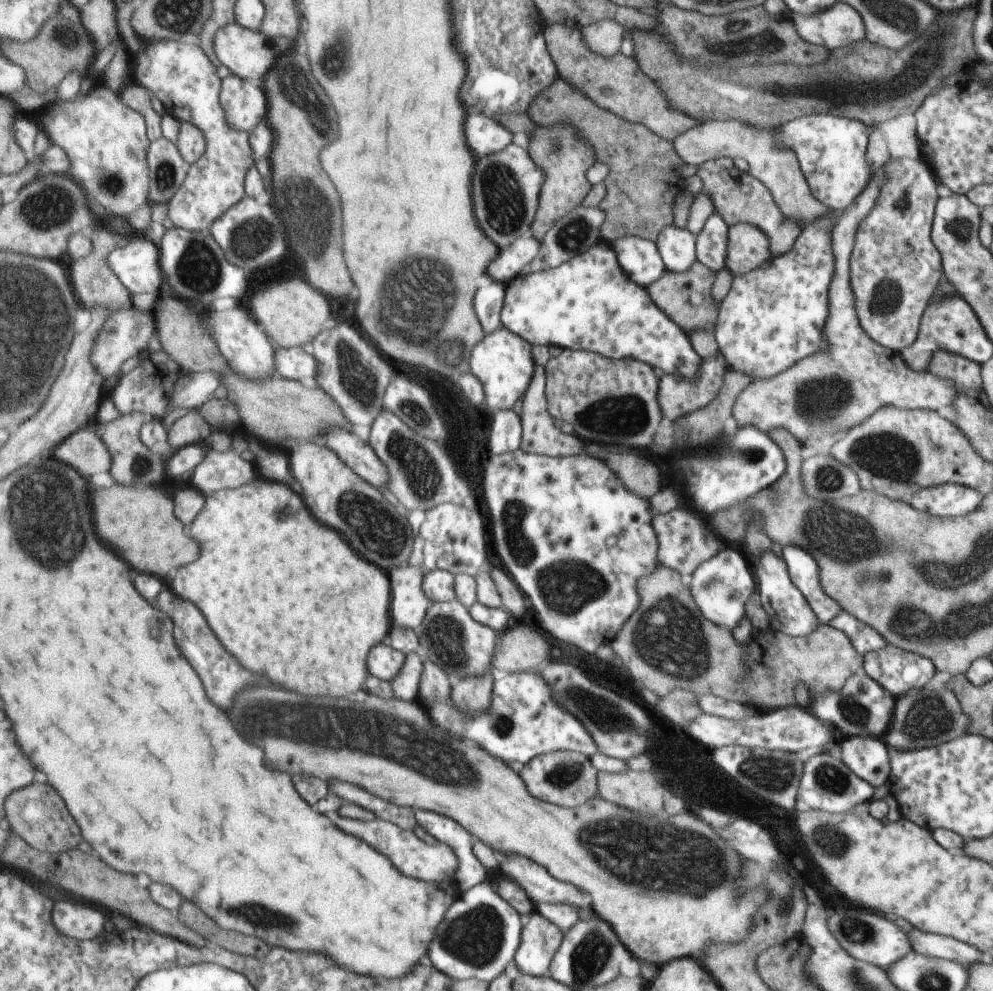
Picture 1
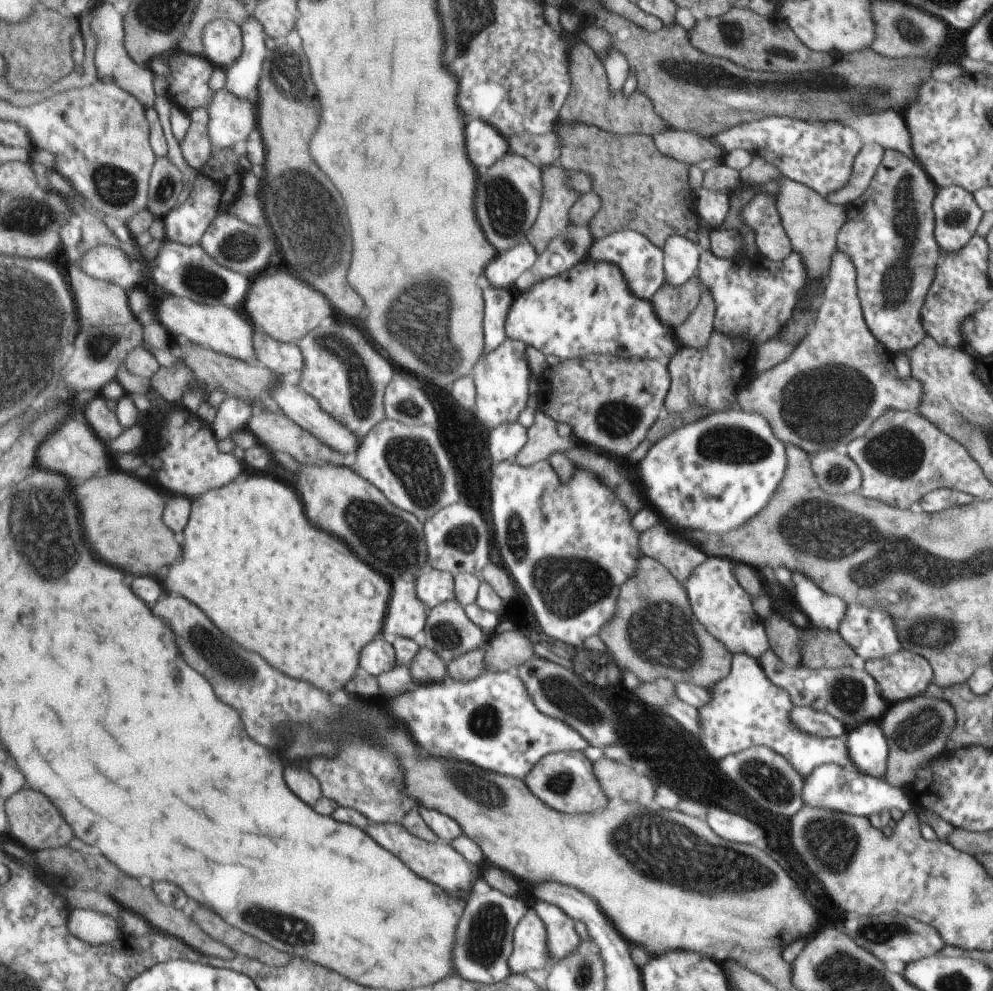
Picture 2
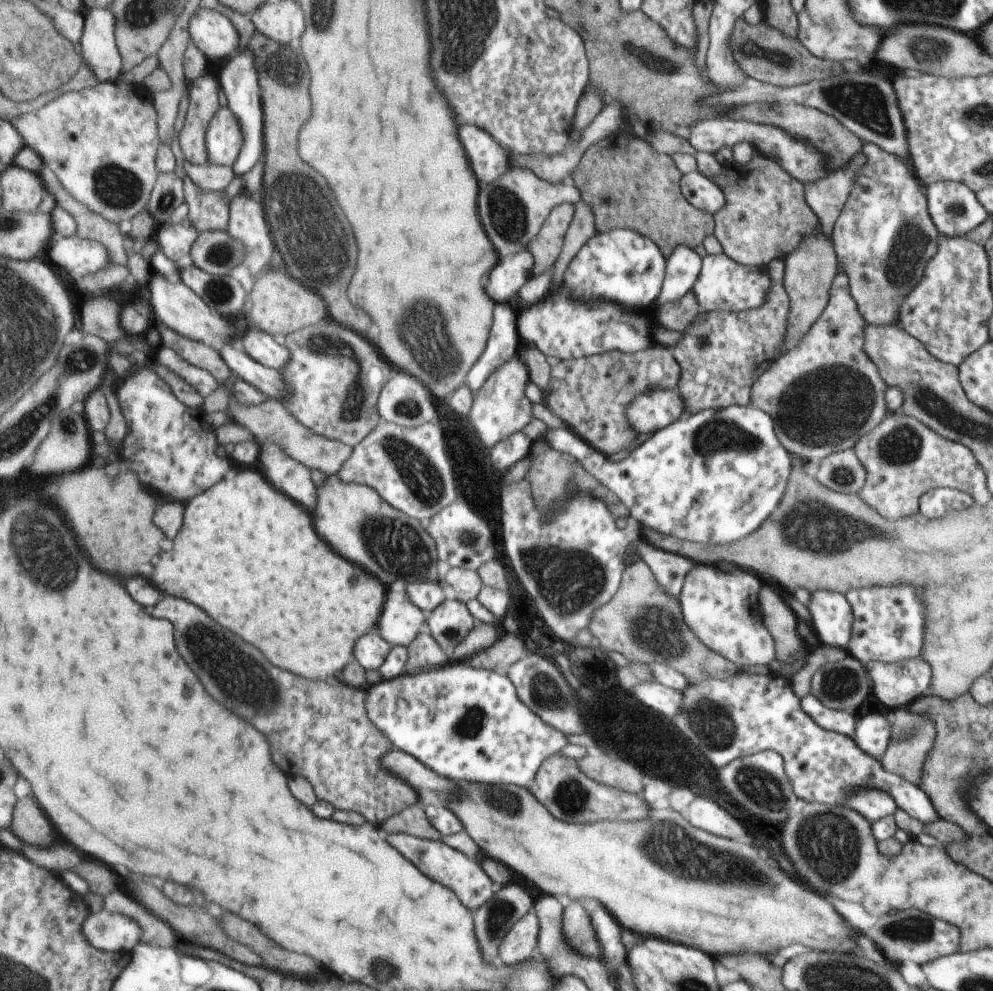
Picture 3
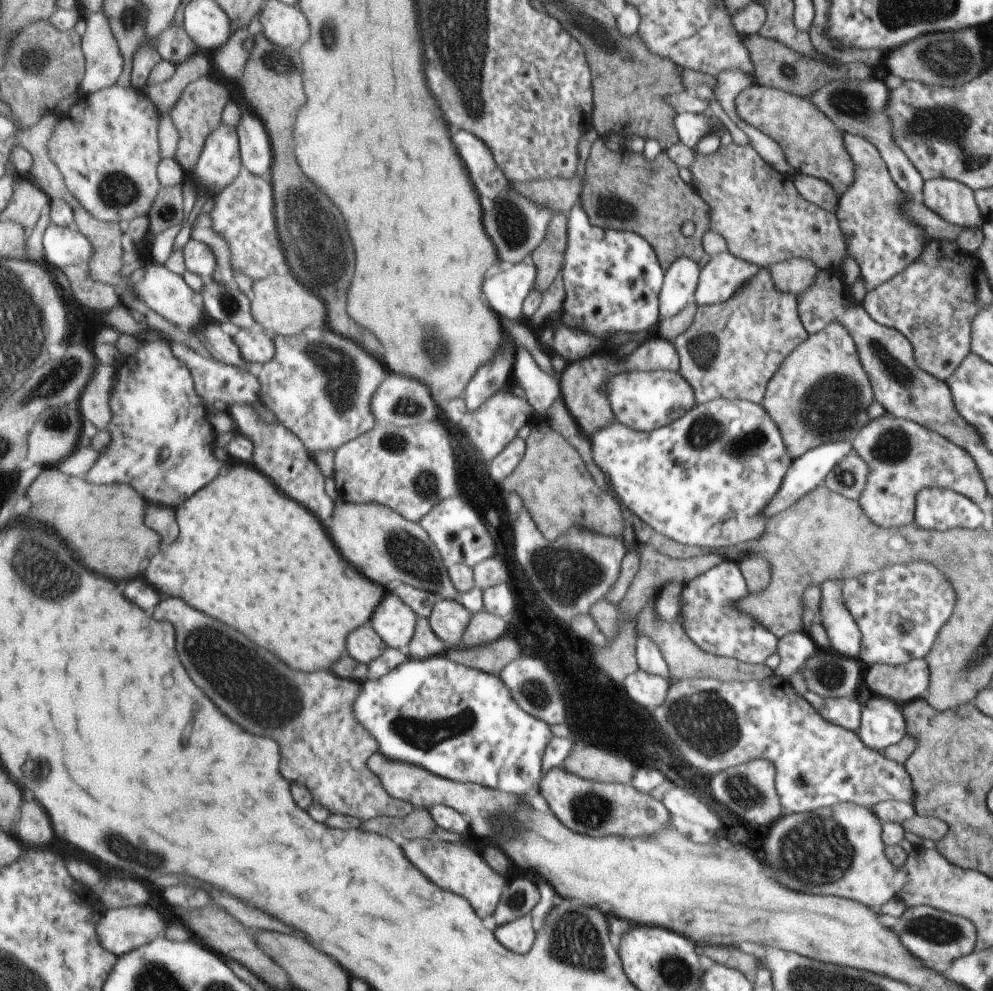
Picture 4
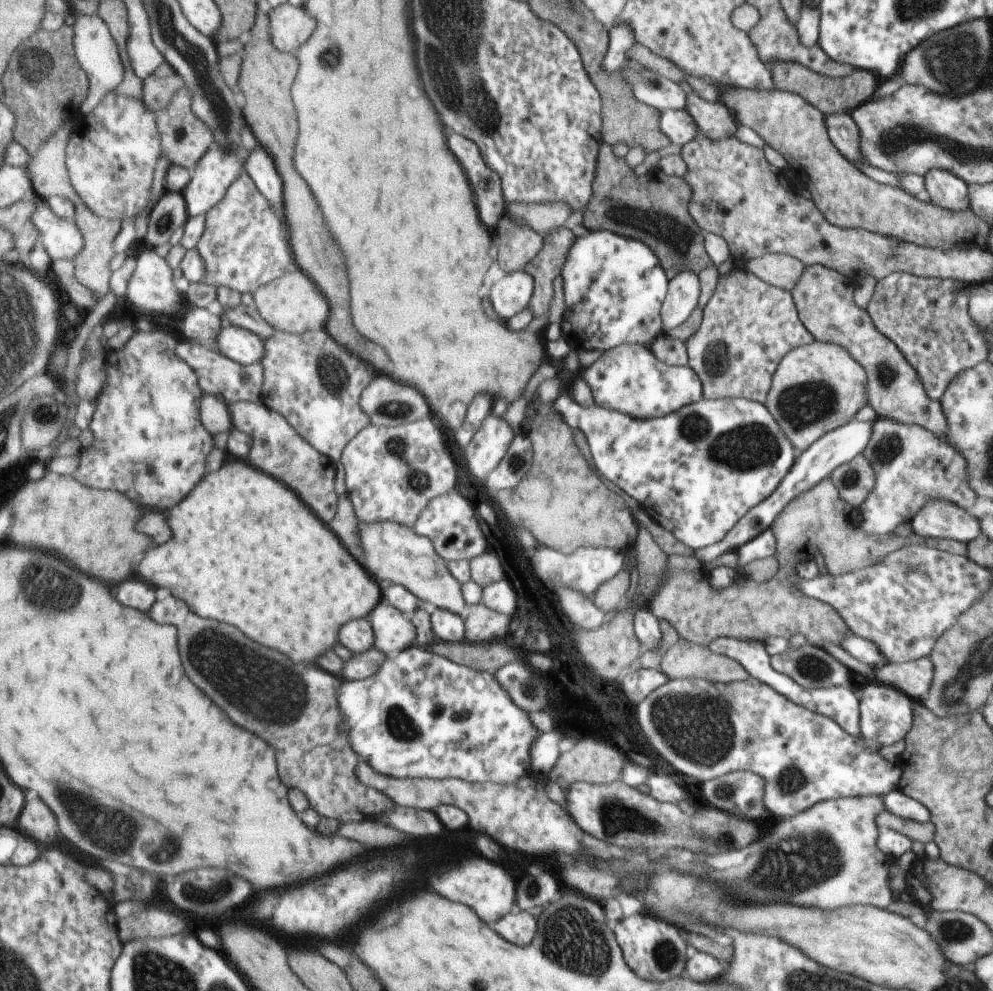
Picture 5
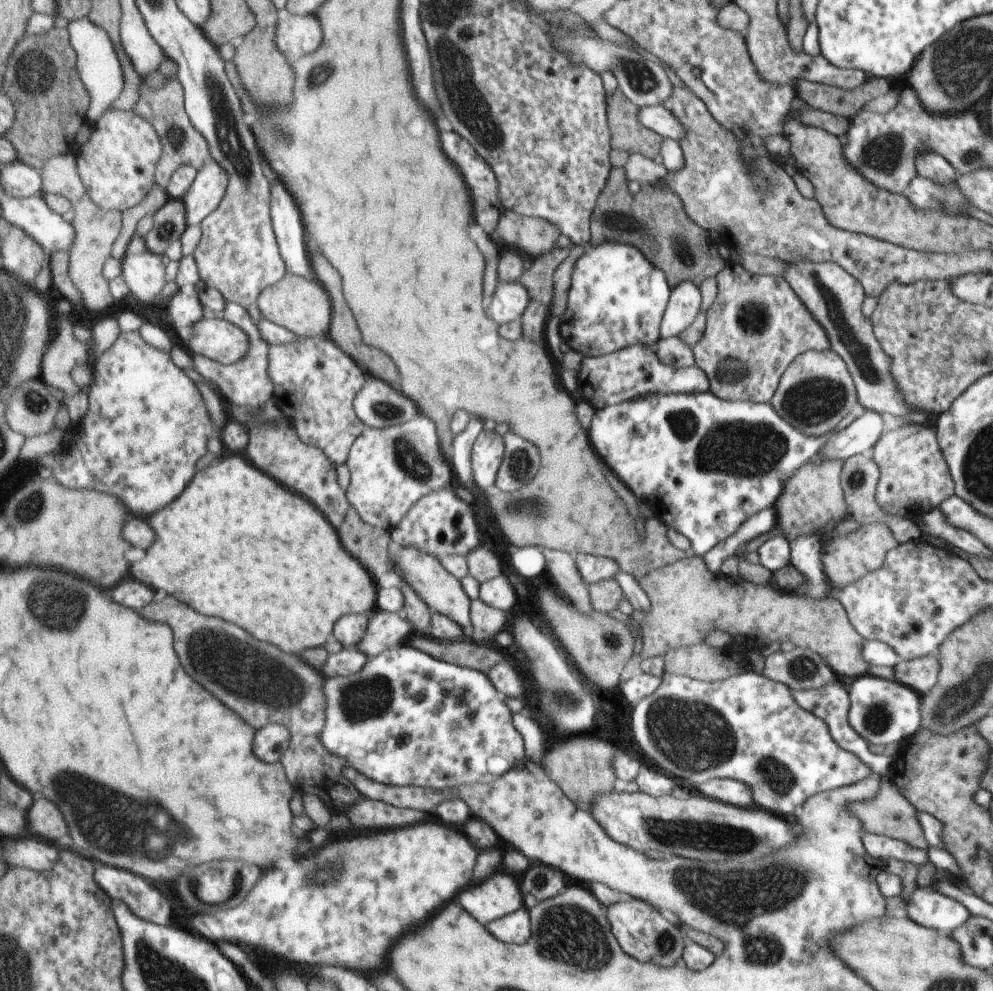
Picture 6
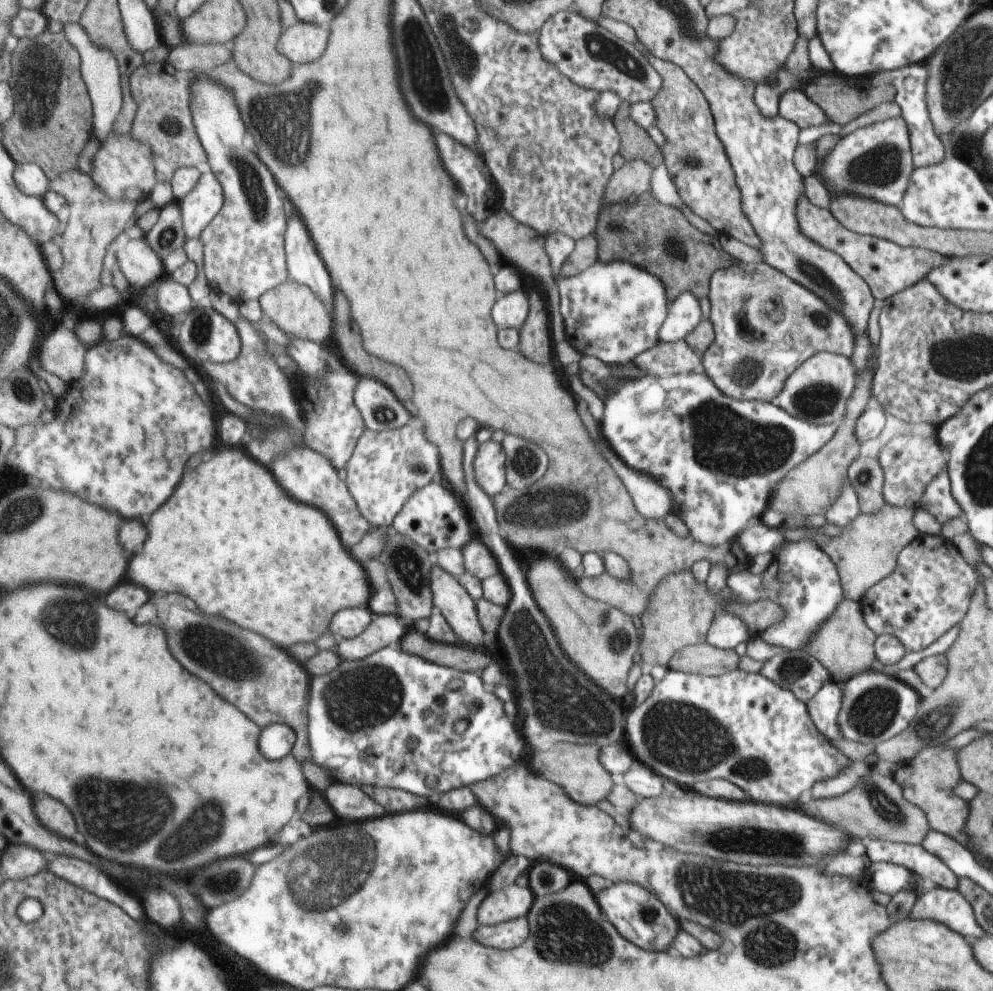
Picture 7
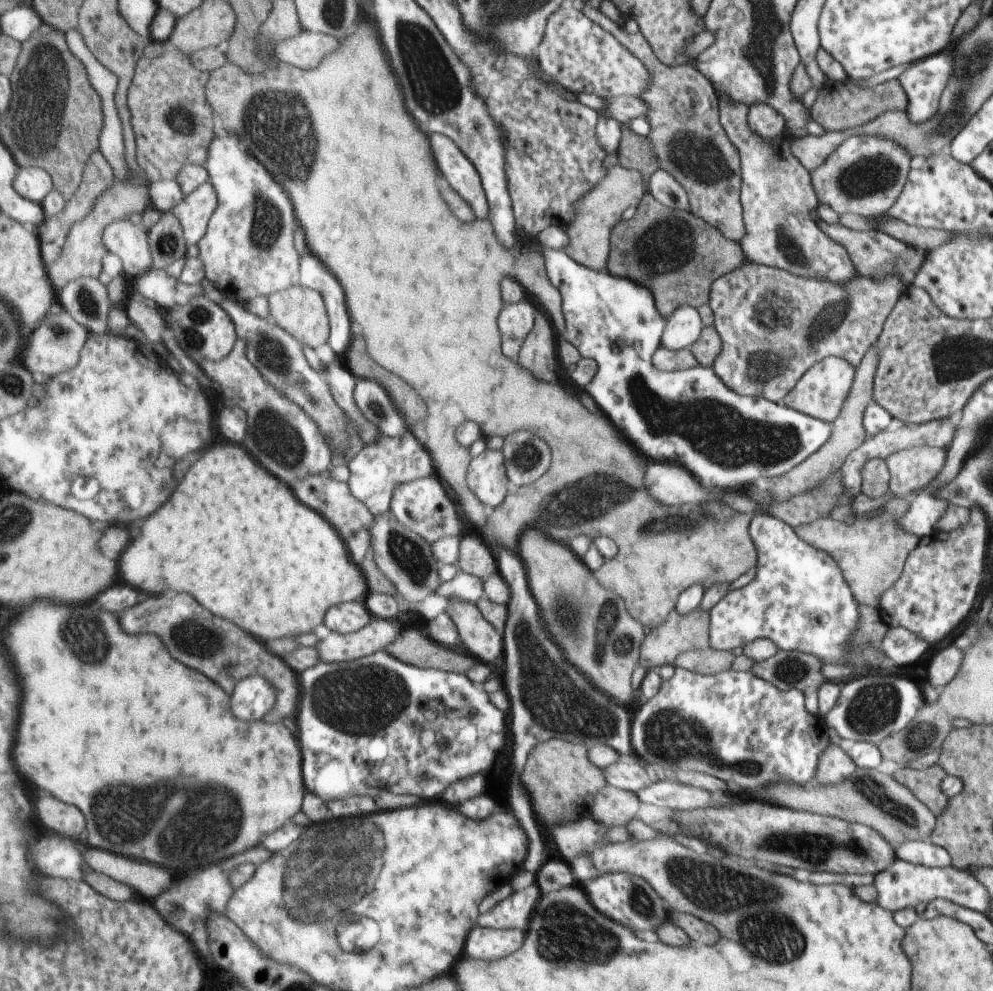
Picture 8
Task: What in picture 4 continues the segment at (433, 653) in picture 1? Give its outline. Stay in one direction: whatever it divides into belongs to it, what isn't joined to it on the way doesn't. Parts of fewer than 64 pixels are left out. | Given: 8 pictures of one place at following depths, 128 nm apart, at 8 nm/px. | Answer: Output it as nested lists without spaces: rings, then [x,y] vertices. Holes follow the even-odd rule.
[[[438,599],[427,618],[433,634],[448,649],[461,646],[471,616],[455,600]]]

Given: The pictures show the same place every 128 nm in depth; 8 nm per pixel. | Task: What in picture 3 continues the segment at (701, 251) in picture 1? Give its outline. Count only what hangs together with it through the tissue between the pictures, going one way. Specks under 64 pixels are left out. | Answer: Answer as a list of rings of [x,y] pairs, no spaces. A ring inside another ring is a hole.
[[[697,171],[684,175],[679,183],[685,200],[706,214],[715,214],[725,204],[722,190]]]

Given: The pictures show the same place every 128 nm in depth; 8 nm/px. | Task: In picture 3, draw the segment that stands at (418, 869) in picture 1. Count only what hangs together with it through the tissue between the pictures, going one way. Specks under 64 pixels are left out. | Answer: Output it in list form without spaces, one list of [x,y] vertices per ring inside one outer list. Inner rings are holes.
[[[389,833],[384,837],[389,844],[393,844],[393,848],[397,848],[397,852],[405,852],[405,856],[409,856],[409,860],[413,860],[413,864],[417,864],[417,868],[425,872],[425,876],[433,876],[433,880],[445,884],[445,888],[453,888],[453,892],[457,892],[457,896],[461,896],[461,900],[465,900],[469,908],[477,910],[493,896],[496,886],[484,872],[483,866],[475,862],[475,858],[452,849],[442,840],[420,839],[405,833]]]

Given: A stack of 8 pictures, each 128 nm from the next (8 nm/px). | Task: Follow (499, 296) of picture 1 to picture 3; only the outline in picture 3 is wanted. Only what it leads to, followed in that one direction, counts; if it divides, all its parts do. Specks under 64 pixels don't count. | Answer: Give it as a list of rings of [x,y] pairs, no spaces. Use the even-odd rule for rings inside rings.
[[[494,303],[485,350],[481,352],[481,356],[478,356],[477,362],[473,363],[467,374],[466,386],[473,394],[495,367],[518,351],[520,343],[515,330],[515,319],[516,316],[507,303]]]

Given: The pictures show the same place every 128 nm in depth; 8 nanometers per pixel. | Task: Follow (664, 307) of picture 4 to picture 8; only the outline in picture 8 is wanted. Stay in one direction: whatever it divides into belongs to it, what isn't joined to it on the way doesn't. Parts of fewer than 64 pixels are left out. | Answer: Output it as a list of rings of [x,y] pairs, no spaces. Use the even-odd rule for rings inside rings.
[[[684,304],[671,316],[665,317],[662,346],[671,350],[688,348],[697,340],[702,326],[696,307]]]

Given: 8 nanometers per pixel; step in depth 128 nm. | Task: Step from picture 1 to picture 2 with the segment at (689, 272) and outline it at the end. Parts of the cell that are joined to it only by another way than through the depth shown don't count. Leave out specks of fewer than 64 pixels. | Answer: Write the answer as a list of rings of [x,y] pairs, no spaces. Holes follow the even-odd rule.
[[[697,274],[679,286],[668,282],[661,286],[650,300],[660,322],[670,330],[683,324],[700,302],[701,288]]]

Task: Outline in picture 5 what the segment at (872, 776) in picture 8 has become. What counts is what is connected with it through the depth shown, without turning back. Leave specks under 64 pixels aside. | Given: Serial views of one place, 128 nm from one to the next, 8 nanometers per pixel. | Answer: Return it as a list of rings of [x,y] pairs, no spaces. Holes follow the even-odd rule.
[[[882,809],[876,817],[876,826],[879,830],[887,828],[899,832],[910,841],[920,842],[923,845],[935,838],[936,828],[930,821],[916,822],[904,816],[888,812],[887,809]]]

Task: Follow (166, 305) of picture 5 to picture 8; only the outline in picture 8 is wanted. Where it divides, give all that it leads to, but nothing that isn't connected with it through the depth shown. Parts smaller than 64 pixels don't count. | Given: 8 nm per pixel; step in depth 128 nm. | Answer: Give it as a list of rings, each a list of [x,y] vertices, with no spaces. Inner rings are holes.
[[[128,220],[111,222],[103,230],[103,244],[119,258],[121,270],[129,281],[153,269],[148,231],[143,224],[131,224]]]

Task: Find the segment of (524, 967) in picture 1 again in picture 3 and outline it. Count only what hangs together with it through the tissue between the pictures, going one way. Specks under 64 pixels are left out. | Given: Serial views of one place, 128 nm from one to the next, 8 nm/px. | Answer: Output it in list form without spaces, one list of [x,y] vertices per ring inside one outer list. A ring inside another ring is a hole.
[[[528,912],[517,920],[508,930],[508,934],[501,939],[498,962],[514,965],[531,960],[536,954],[537,930],[537,917],[534,912]]]

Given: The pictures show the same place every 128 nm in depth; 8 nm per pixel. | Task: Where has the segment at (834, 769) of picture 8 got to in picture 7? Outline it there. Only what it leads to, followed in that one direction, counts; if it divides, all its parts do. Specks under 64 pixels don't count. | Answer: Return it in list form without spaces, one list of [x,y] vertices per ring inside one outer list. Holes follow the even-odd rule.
[[[850,761],[837,776],[817,781],[809,792],[809,799],[830,799],[851,791],[864,776],[870,773],[872,767],[863,761]]]

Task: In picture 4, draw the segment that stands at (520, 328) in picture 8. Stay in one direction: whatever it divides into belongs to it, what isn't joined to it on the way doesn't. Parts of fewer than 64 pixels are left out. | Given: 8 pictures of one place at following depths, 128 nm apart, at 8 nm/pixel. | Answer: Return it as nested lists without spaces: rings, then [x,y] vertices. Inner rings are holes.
[[[527,258],[485,280],[485,300],[489,308],[503,319],[519,320],[523,299],[534,286],[535,275],[536,268]]]

